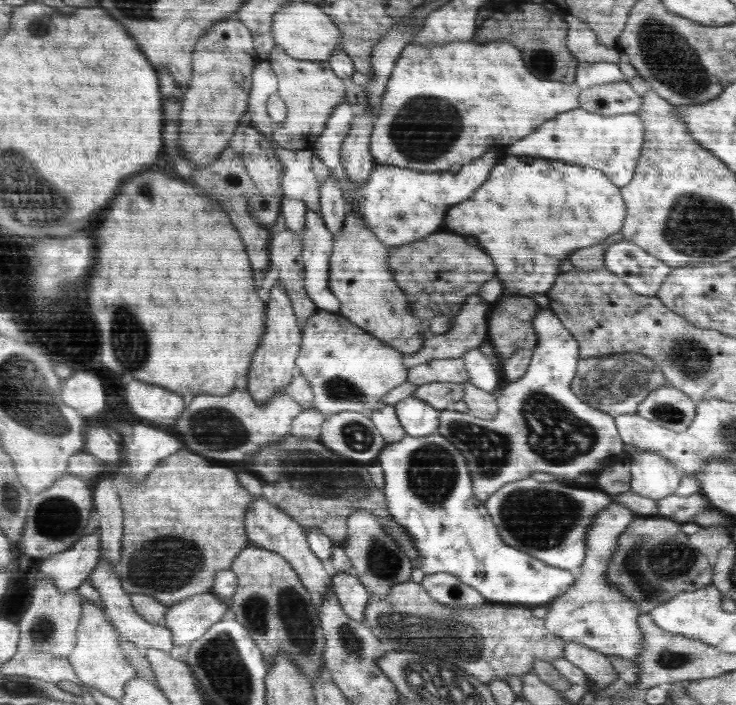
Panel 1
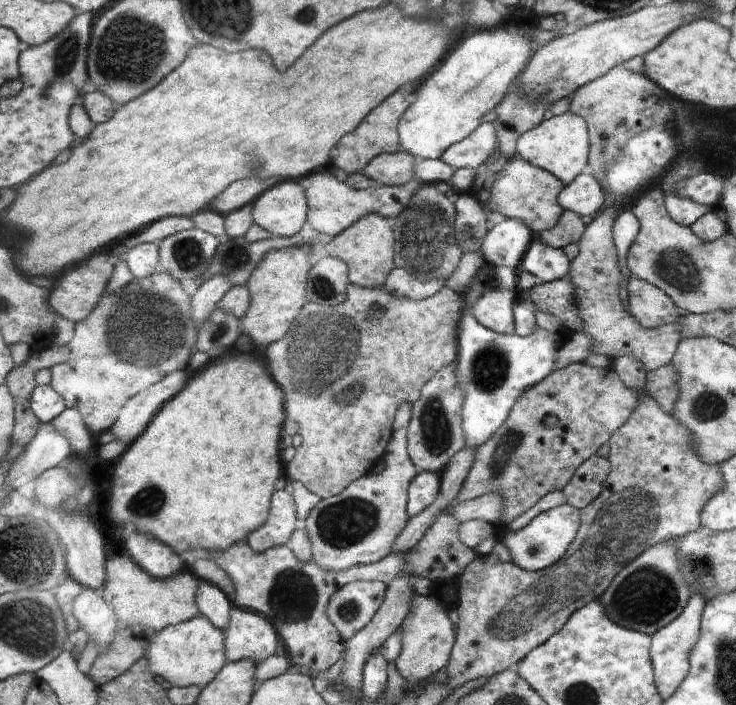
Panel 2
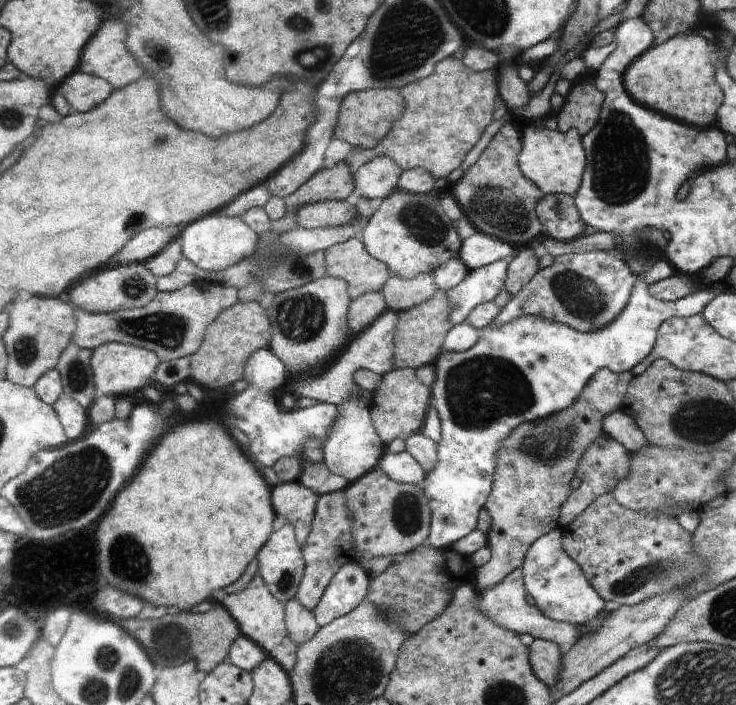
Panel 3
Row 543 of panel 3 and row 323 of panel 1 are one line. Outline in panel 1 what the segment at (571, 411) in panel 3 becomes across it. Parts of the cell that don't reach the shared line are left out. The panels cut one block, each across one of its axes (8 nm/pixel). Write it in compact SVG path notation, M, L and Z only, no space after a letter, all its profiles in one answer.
M507 293L491 307L487 319L487 338L495 346L502 364L511 359L517 351L526 348L532 352L538 346L539 335L534 327L534 320L540 310L541 307L530 297L508 296Z

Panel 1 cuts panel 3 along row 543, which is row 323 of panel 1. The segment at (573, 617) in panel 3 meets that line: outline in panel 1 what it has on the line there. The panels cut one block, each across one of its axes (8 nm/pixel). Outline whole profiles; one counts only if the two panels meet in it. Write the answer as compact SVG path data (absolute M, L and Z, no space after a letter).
M541 309L535 316L534 327L539 335L539 344L532 351L531 367L522 379L502 387L494 419L484 420L474 416L471 411L462 413L452 408L443 410L439 415L438 432L446 436L454 448L458 448L467 458L475 496L481 502L491 498L500 487L528 476L536 476L536 472L540 472L540 475L547 472L564 480L577 480L584 472L608 468L626 456L615 417L580 400L572 392L572 379L578 375L579 342L557 317L557 311Z

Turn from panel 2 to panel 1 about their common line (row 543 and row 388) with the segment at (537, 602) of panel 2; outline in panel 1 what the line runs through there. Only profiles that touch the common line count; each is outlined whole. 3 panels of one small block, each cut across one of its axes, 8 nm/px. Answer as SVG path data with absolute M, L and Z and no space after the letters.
M623 352L579 360L578 375L572 379L572 392L591 406L612 416L636 414L639 404L658 387L669 386L663 370L641 352Z

